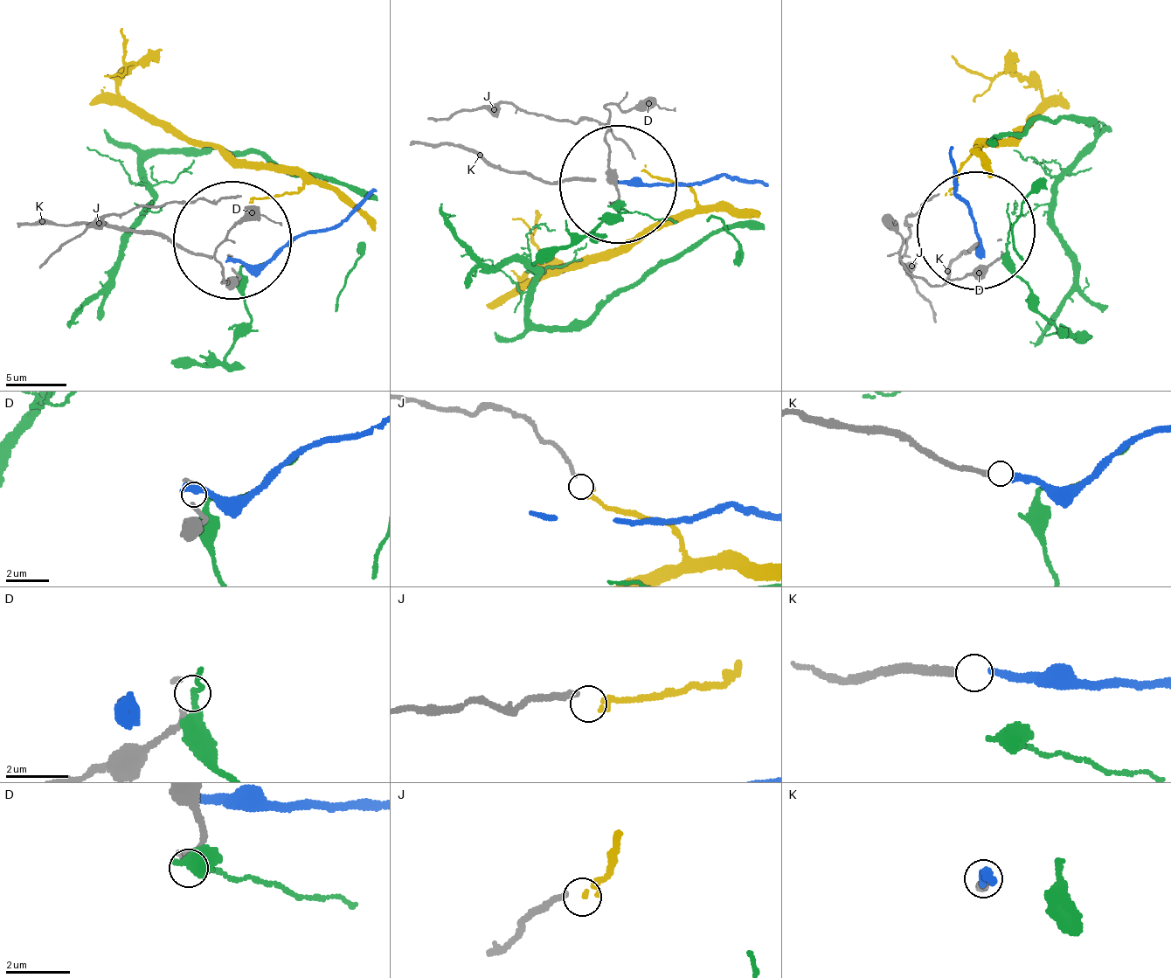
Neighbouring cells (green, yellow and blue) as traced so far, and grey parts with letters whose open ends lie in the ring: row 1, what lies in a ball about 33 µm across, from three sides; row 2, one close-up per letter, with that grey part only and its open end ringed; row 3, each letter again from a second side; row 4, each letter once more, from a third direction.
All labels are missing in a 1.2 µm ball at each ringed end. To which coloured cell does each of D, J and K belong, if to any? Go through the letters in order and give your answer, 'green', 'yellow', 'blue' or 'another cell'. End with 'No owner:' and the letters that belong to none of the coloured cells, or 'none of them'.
D: green
J: yellow
K: blue
No owner: none of them

